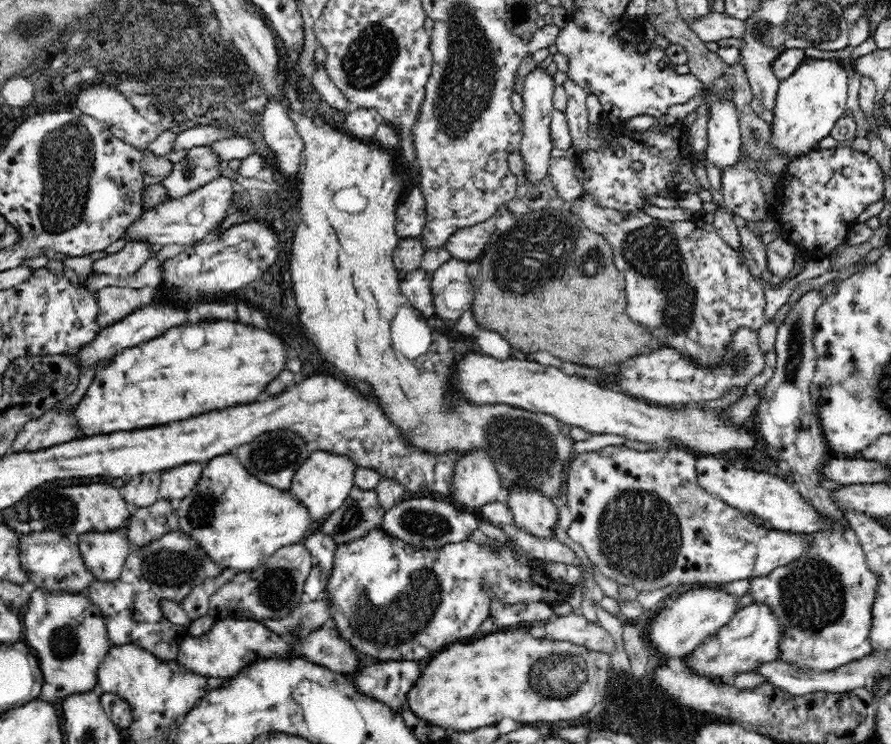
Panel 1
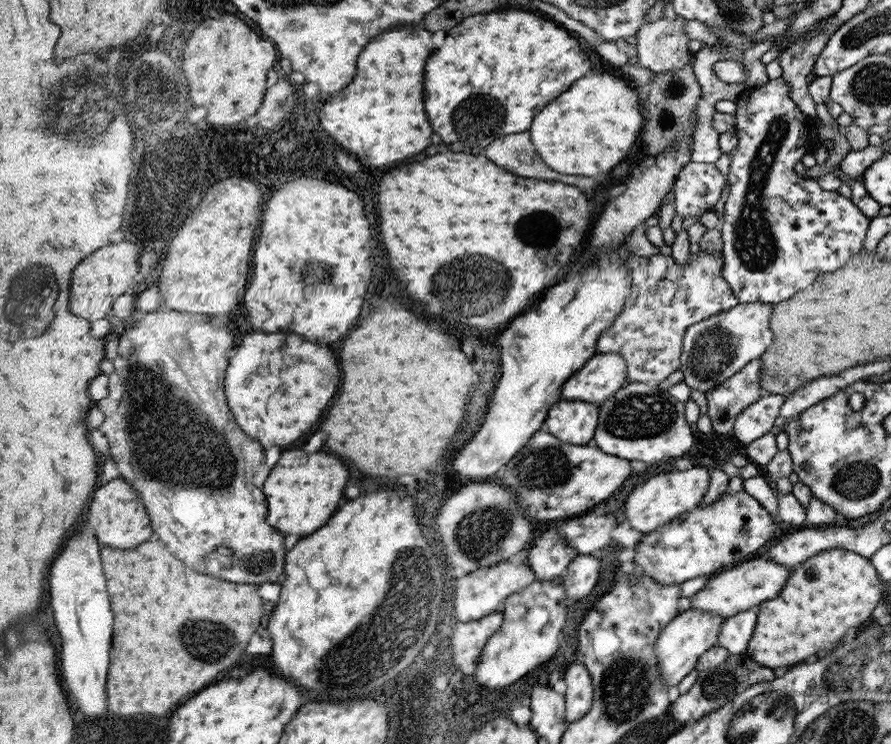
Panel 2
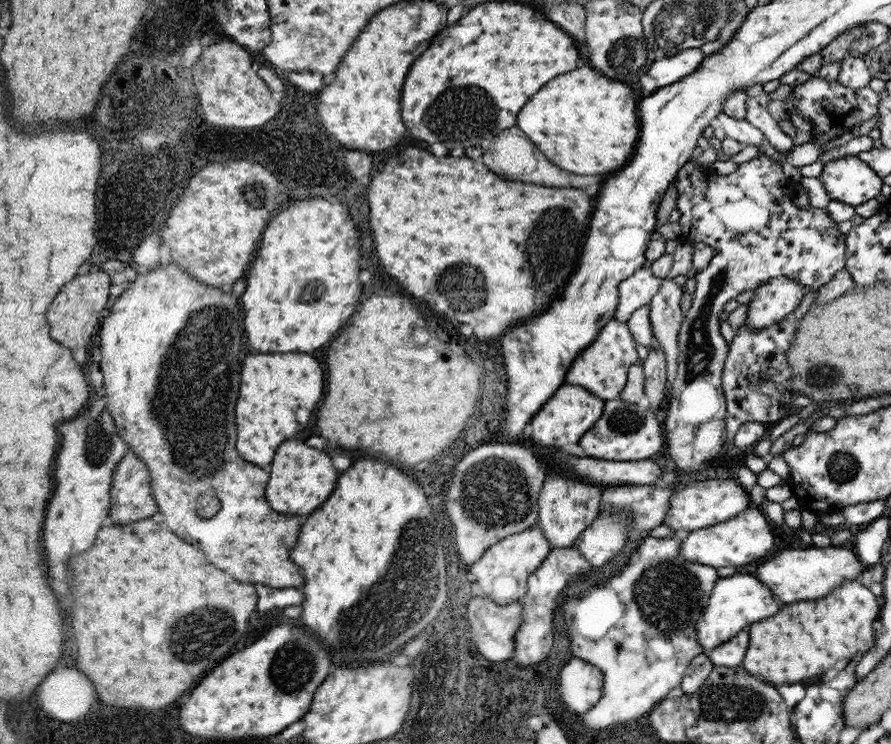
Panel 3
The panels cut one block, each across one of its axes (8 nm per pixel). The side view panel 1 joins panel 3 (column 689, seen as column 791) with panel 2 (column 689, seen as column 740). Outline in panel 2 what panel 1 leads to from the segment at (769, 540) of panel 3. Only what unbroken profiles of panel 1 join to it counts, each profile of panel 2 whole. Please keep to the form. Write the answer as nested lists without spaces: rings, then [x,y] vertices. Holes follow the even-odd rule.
[[[745,490],[733,496],[723,492],[709,506],[699,504],[673,522],[643,534],[633,560],[643,568],[643,574],[661,584],[685,584],[697,576],[713,576],[739,566],[747,554],[753,554],[775,534],[775,528],[771,516]]]

